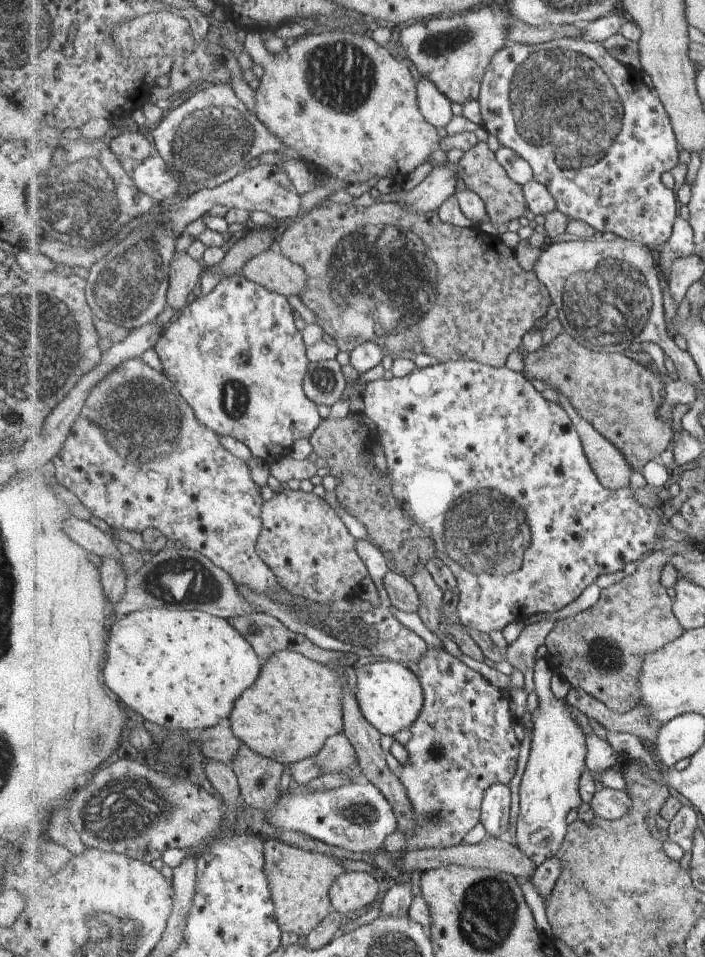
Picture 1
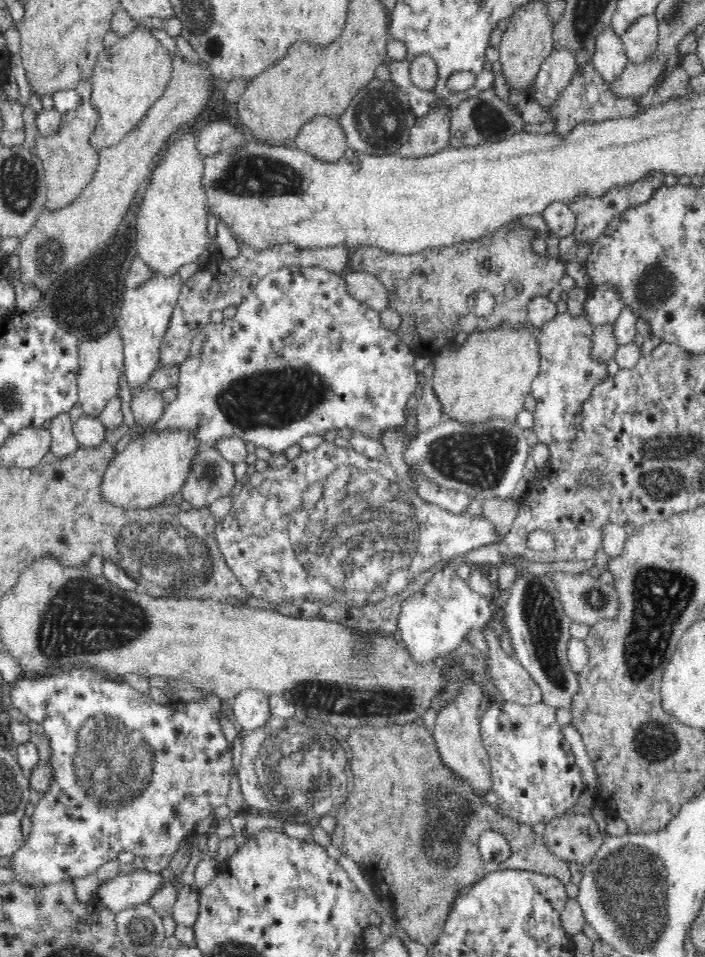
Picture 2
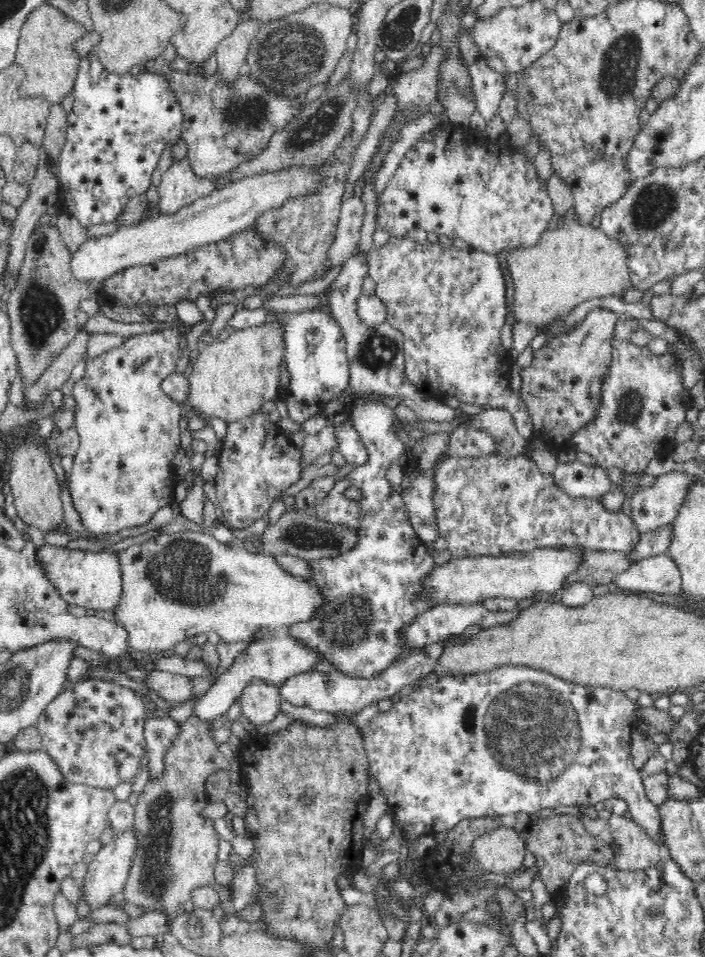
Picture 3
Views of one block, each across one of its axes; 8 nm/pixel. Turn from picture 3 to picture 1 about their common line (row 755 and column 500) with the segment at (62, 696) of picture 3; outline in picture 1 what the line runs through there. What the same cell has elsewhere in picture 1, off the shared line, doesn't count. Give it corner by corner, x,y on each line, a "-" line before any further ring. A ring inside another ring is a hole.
567,36
567,37
563,37
563,38
562,38
562,39
557,39
557,40
555,40
555,39
554,39
554,40
552,40
552,41
549,41
549,42
547,42
547,43
541,43
541,44
537,44
537,45
525,45
525,44
520,44
520,43
514,43
514,42
513,42
513,43
511,43
511,44
509,44
509,45
507,45
507,46
505,46
505,48
503,48
503,50
501,50
501,52
497,52
497,54
496,54
496,55
495,55
495,58
493,58
493,62
492,62
492,63
491,63
491,64
489,64
489,68
488,68
488,71
487,71
487,72
486,72
486,73
485,73
485,78
484,78
484,82
483,82
483,83
482,83
482,87
481,87
481,92
480,92
480,100
479,100
479,101
480,101
480,103
481,103
481,108
482,108
482,113
483,113
483,116
484,116
484,124
483,124
483,126
484,126
484,129
485,129
485,130
486,130
486,131
487,131
487,132
489,132
489,133
491,133
491,134
492,134
492,135
493,135
493,136
495,136
495,137
496,137
496,138
497,138
497,139
498,139
498,142
499,142
499,143
500,143
500,144
501,144
501,146
503,146
503,147
509,147
509,148
513,148
513,150
515,150
515,152
518,152
518,153
519,153
519,154
520,154
520,155
521,155
521,156
522,156
522,157
523,157
523,158
524,158
524,159
525,159
525,160
527,160
527,162
529,162
529,164
530,164
530,165
531,165
531,166
532,166
532,167
533,167
533,170
534,170
534,179
535,179
535,180
537,180
537,181
539,181
539,182
541,182
541,184
543,184
543,186
547,186
547,188
549,188
549,192
551,192
551,194
553,194
553,198
555,198
555,200
557,200
557,209
558,209
558,210
561,210
561,212
563,212
563,214
565,214
565,216
568,216
568,218
569,218
569,220
571,220
571,219
572,219
572,220
585,220
585,222
588,222
588,223
589,223
589,224
590,224
590,225
591,225
591,226
593,226
593,228
596,228
596,230
598,230
598,231
599,231
599,232
602,232
602,233
604,233
604,232
613,232
613,233
615,233
615,234
616,234
616,235
618,235
618,236
619,236
619,238
623,238
623,239
629,239
629,240
638,240
638,242
639,242
639,243
644,243
644,244
645,244
645,245
647,245
647,244
651,244
651,246
655,246
655,247
656,247
656,248
659,248
659,247
661,247
661,246
664,246
664,245
665,245
665,244
666,244
666,243
667,243
667,242
668,242
668,240
669,240
669,239
671,239
671,238
672,238
672,234
673,234
673,231
674,231
674,227
675,227
675,224
676,224
676,218
677,218
677,215
678,215
678,213
679,213
679,207
680,207
680,201
679,201
679,196
678,196
678,193
676,193
676,194
675,194
675,192
674,192
674,191
673,191
673,189
670,189
670,188
667,188
667,186
665,186
665,183
664,183
664,181
663,181
663,176
664,176
664,174
665,174
665,172
667,172
667,171
669,171
669,170
671,170
671,168
675,168
675,166
677,166
677,165
678,165
678,164
679,164
679,143
678,143
678,144
677,144
677,142
678,142
678,140
677,140
677,137
676,137
676,132
675,132
675,131
674,131
674,128
673,128
673,125
672,125
672,120
671,120
671,118
670,118
670,116
669,116
669,113
668,113
668,112
667,112
667,109
666,109
666,108
665,108
665,105
664,105
664,104
663,104
663,102
661,102
661,98
660,98
660,96
659,96
659,95
658,95
658,92
653,92
653,90
652,90
652,89
653,89
653,86
652,86
652,87
651,87
651,86
647,86
647,84
646,84
646,83
645,83
645,81
644,81
644,80
645,80
645,79
644,79
644,73
642,73
642,72
640,72
640,71
637,71
637,70
636,70
636,69
633,69
633,68
632,68
632,66
627,66
627,65
626,65
626,64
623,64
623,62
621,62
621,61
620,61
620,60
617,60
617,58
615,58
615,57
614,57
614,56
613,56
613,55
612,55
612,54
611,54
611,52
609,52
609,51
608,51
608,50
607,50
607,49
606,49
606,48
605,48
605,47
604,47
604,46
603,46
603,45
602,45
602,43
595,43
595,42
589,42
589,41
586,41
586,40
585,40
585,39
583,39
583,38
582,38
582,37
571,37
571,36
-
585,112
587,112
587,114
589,114
589,120
587,120
587,118
583,118
583,114
585,114
-
569,116
570,116
570,117
569,117
-
585,120
587,120
587,122
589,122
589,124
587,124
587,126
591,126
591,128
577,128
577,126
576,126
576,125
575,125
575,124
583,124
583,122
585,122

